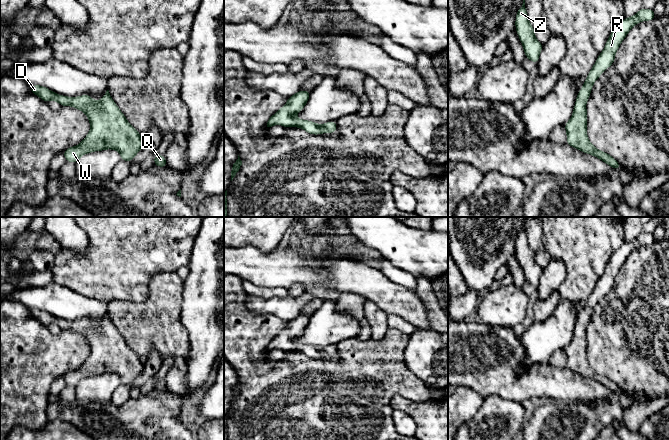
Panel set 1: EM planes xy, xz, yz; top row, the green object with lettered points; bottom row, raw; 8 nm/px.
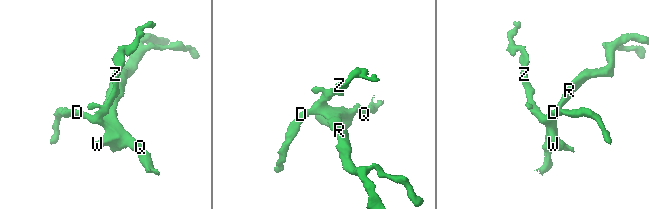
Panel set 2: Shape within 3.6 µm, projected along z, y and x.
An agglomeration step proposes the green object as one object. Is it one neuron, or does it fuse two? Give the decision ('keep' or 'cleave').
keep

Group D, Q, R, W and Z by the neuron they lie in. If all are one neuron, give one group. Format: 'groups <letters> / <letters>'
groups D Q R W Z

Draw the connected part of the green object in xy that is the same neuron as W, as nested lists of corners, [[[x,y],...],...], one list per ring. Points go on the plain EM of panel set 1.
[[[31,309],[30,315],[47,327],[55,324],[61,330],[75,331],[87,339],[91,353],[79,369],[63,376],[68,386],[76,387],[86,377],[105,373],[117,374],[121,384],[131,386],[144,369],[140,357],[129,348],[112,324],[109,314],[100,325],[94,325],[87,318],[79,321],[62,320],[40,309]]]

